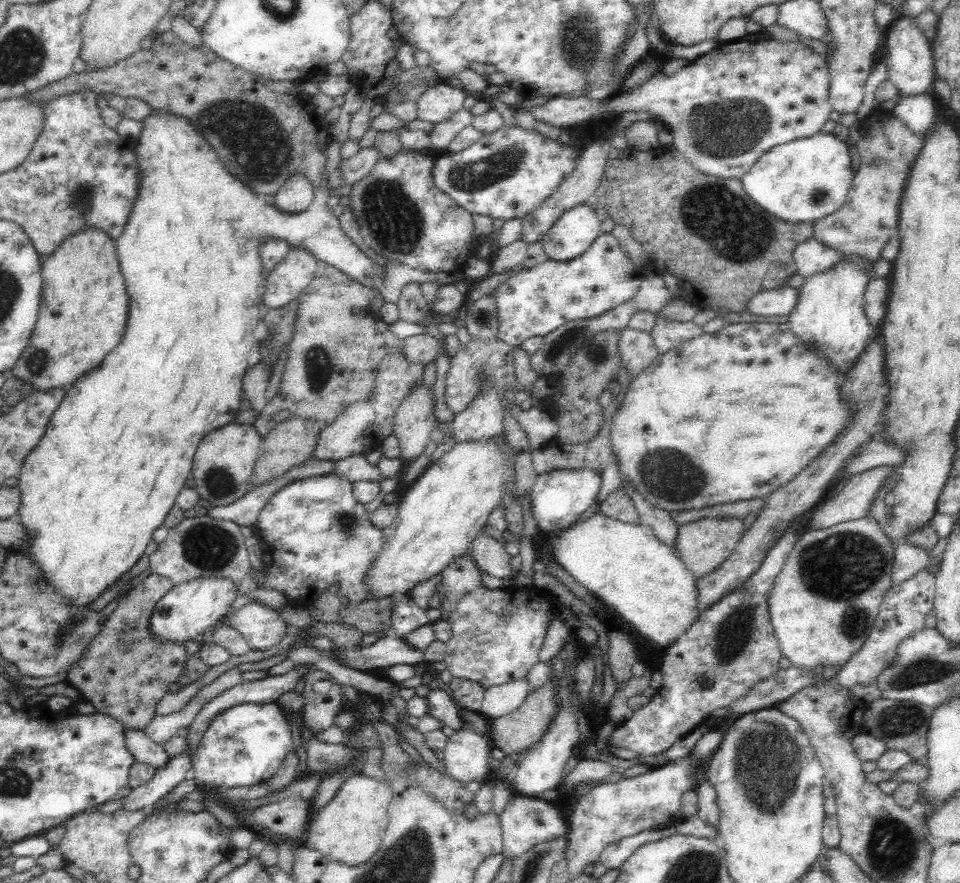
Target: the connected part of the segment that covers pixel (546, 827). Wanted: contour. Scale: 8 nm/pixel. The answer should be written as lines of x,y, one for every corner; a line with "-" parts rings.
516,793
506,804
504,812
499,817
503,837
504,858
515,858
521,852
526,852
535,844
550,840
552,837
564,836
569,832
569,824
562,814
562,806
557,806
552,800
526,796

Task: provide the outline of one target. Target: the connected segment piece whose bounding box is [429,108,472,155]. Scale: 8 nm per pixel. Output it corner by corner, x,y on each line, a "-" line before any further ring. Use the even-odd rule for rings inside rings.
462,108
458,112
455,112
448,120
434,125
429,135
430,144
435,155
448,152
450,142
462,132
463,128
471,124
471,118
470,111

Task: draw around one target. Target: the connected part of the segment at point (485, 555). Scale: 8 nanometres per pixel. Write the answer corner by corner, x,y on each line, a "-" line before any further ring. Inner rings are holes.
478,536
472,541
470,553
483,572
496,578
512,580
514,573
513,567
510,567
511,556
502,548
498,540

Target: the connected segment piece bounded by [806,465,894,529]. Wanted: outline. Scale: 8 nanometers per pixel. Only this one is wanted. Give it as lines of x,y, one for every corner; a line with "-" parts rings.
886,465
877,466
876,468
854,475
850,483
843,488
843,491
838,496
831,499
830,495
827,494
825,498
822,498
818,502
815,508
812,508
806,528
823,529
844,521
868,517
870,515
872,500
876,500
876,494
880,492
882,486
887,484
887,479
893,474
892,472
894,472
894,468

